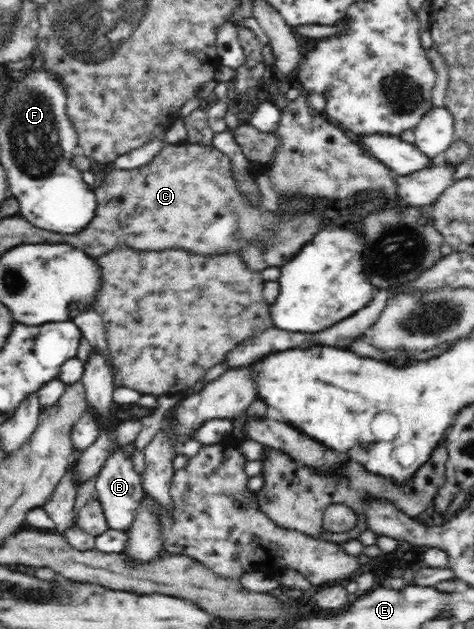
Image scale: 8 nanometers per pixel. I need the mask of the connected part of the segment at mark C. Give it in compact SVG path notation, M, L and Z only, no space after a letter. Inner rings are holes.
M166 143L162 151L150 163L131 170L114 169L113 172L106 174L101 184L94 188L97 208L88 227L76 235L58 233L58 244L70 243L94 258L110 253L114 248L122 245L140 252L184 247L200 255L237 253L238 257L242 257L242 262L254 272L262 271L267 267L285 265L320 232L320 227L323 227L320 215L300 213L300 215L278 217L278 215L272 215L272 211L264 213L264 207L262 209L250 207L248 198L236 190L231 169L230 158L212 144L202 146L200 143L194 145ZM224 229L226 231L232 229L234 231L230 233L232 237L226 237L224 233L214 233Z

